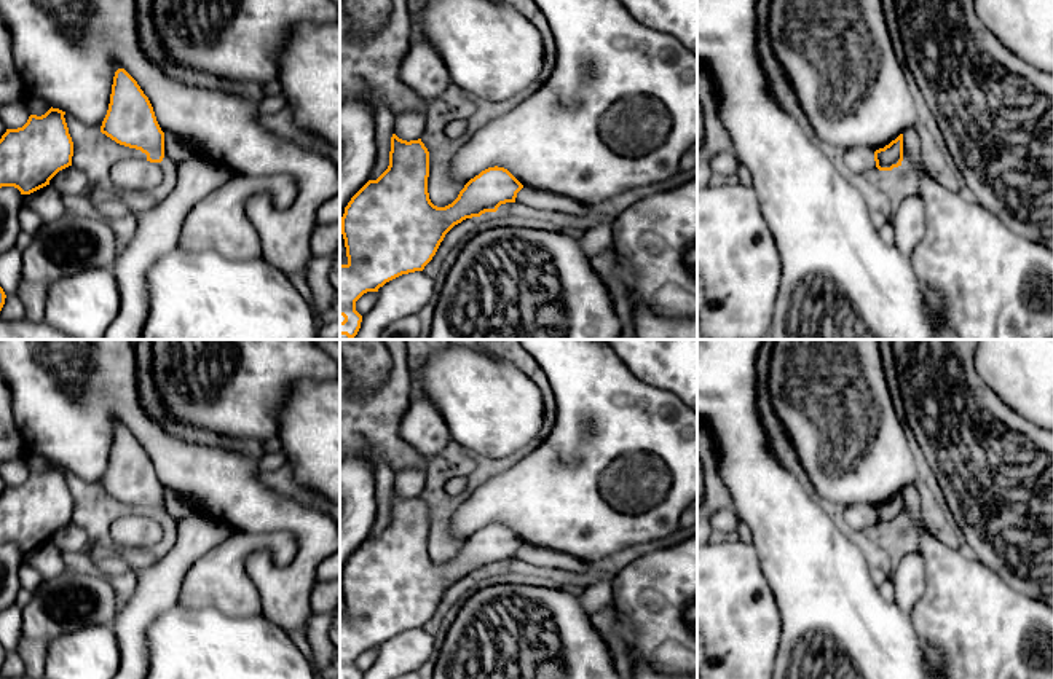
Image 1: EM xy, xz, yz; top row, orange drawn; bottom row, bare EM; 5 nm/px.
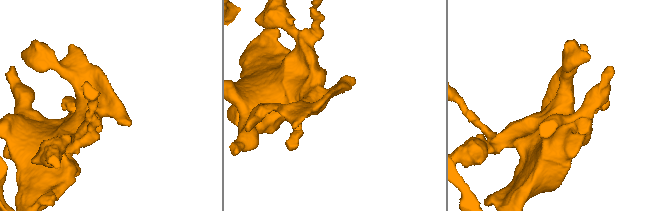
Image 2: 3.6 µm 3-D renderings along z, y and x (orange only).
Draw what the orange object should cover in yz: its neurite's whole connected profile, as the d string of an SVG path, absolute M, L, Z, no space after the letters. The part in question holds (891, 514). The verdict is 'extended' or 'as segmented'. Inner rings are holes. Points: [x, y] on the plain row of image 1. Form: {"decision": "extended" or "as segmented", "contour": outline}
{"decision": "as segmented", "contour": "M903 491L892 497L884 505L874 508L876 524L879 528L892 528L901 523L903 518Z"}

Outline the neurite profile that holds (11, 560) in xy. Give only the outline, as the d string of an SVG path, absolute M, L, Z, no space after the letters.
M0 545L0 610L16 604L16 596L21 588L19 569L22 564L22 551L18 545Z

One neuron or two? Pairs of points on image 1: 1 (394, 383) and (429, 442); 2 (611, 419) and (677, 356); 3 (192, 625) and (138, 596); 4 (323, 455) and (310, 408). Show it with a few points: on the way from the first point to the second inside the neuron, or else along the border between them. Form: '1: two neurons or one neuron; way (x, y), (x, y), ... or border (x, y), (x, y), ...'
1: two neurons; border (412, 400), (399, 426), (399, 435), (409, 445)
2: two neurons; border (619, 359), (642, 381), (662, 388), (680, 400)
3: two neurons; border (176, 603), (150, 624), (147, 644)
4: one neuron; way (323, 443), (321, 419)

